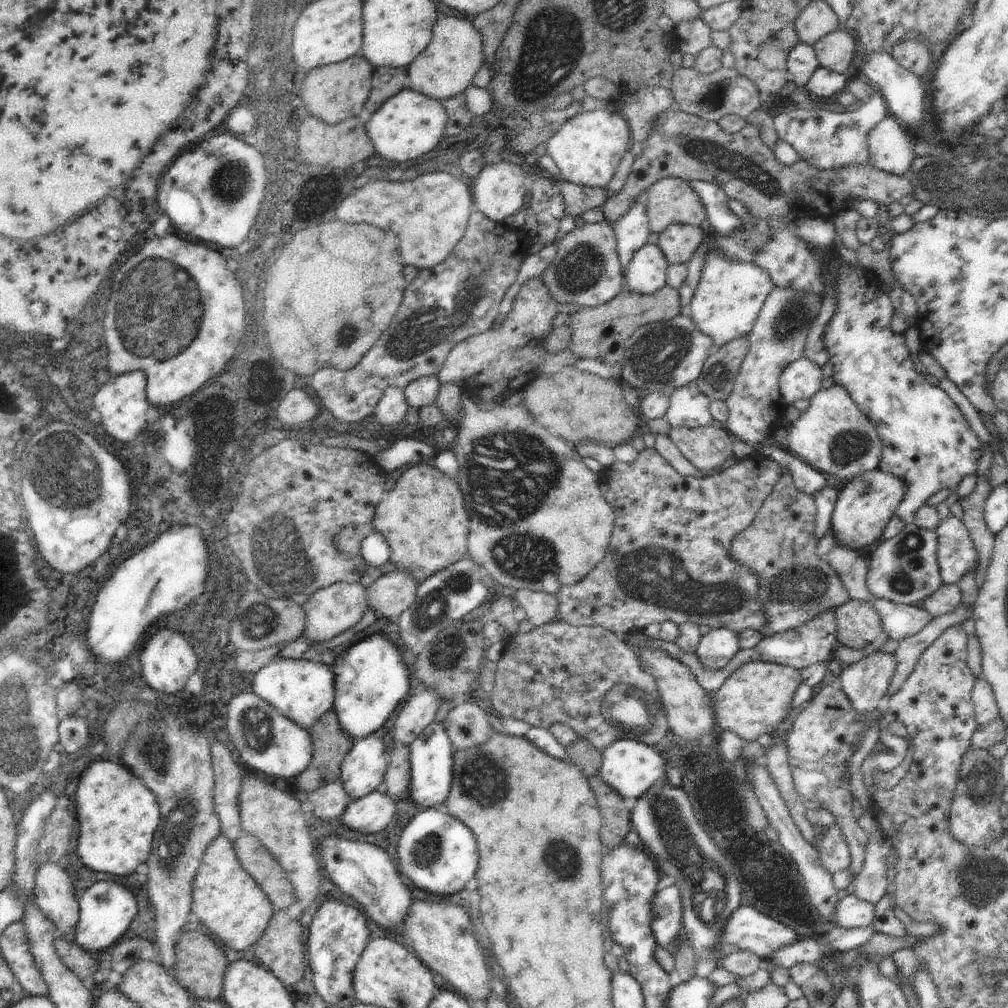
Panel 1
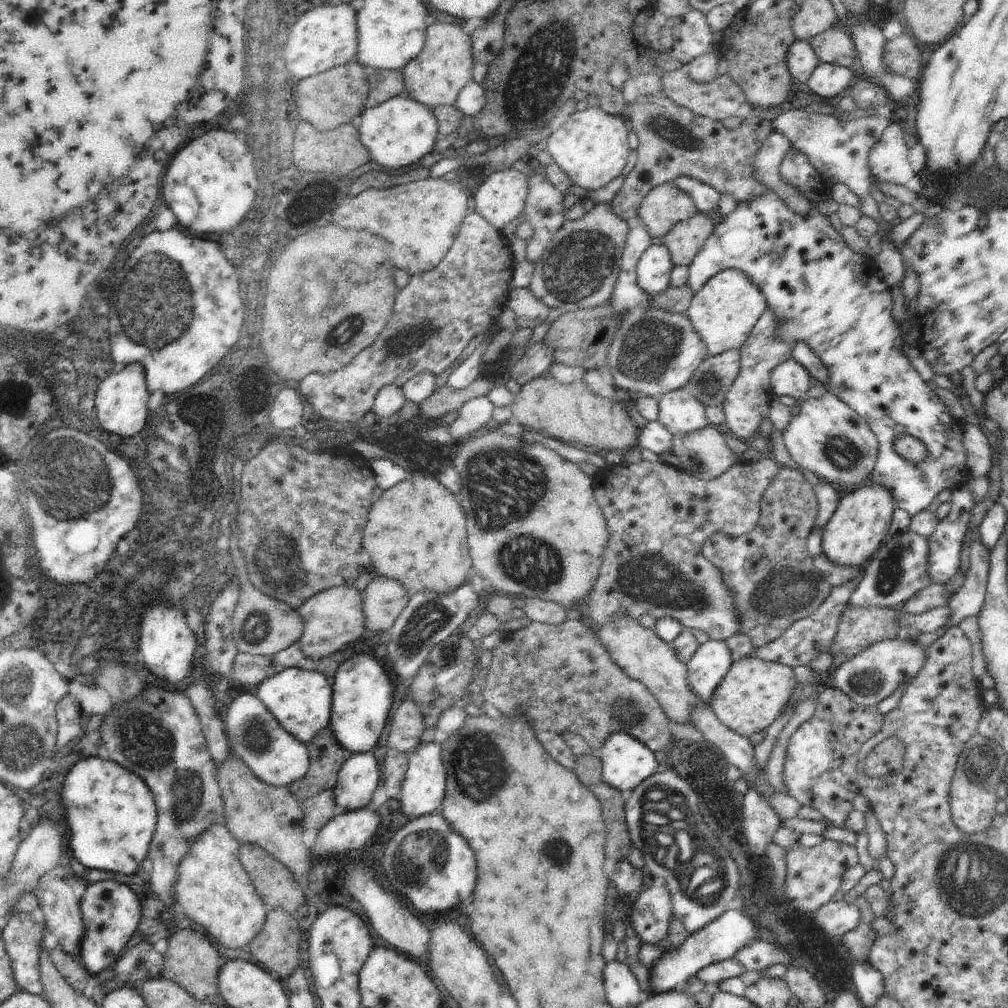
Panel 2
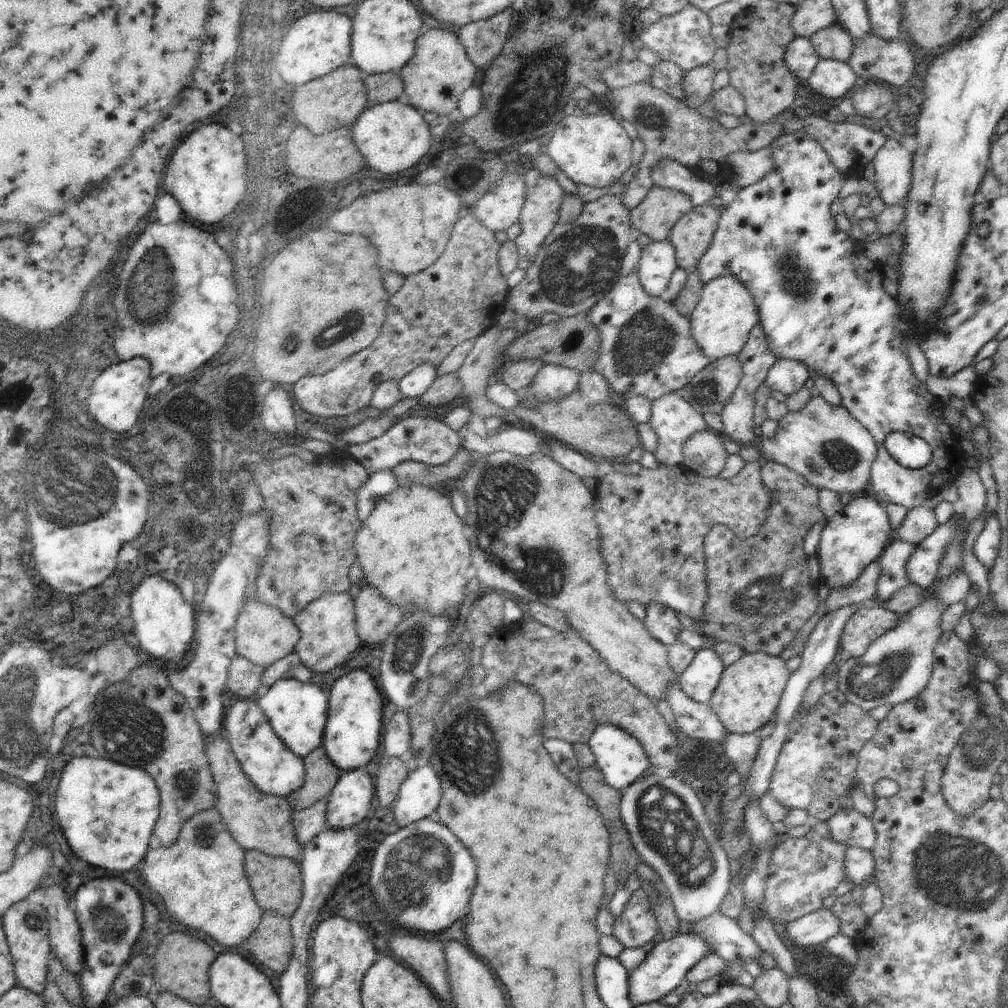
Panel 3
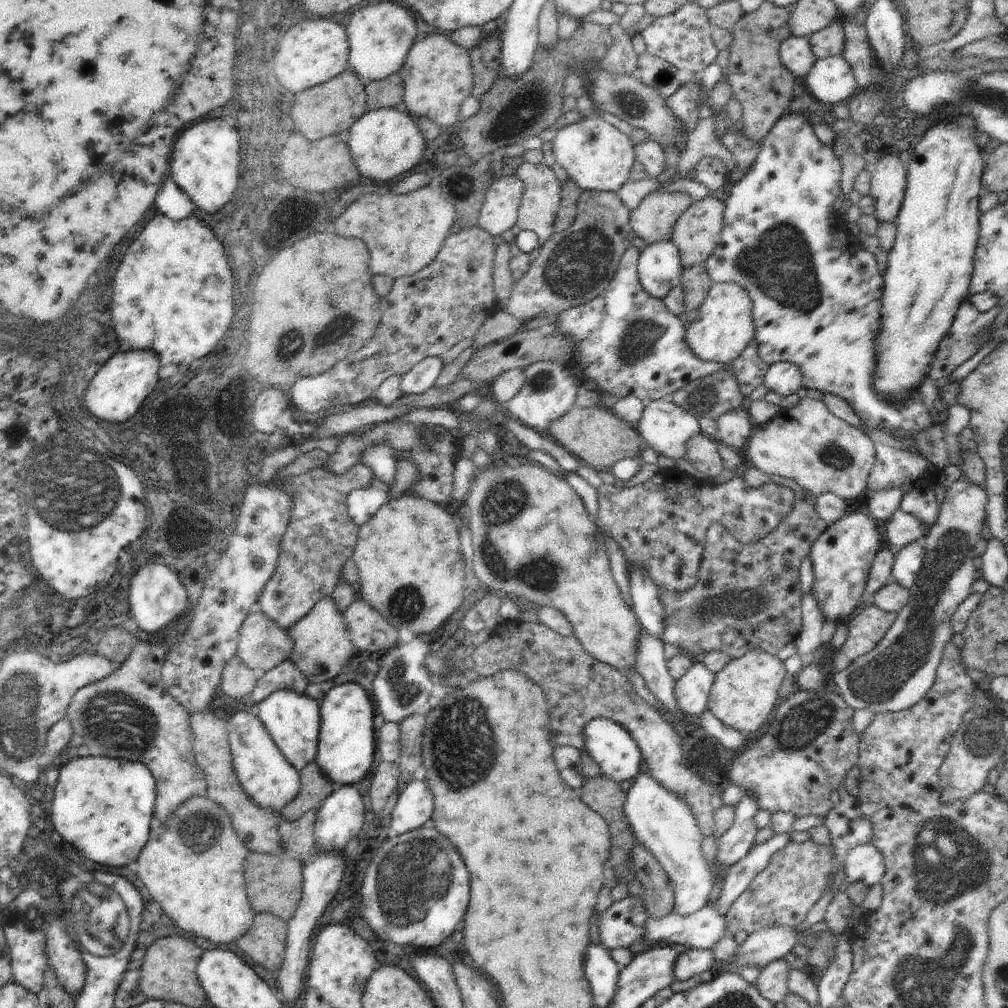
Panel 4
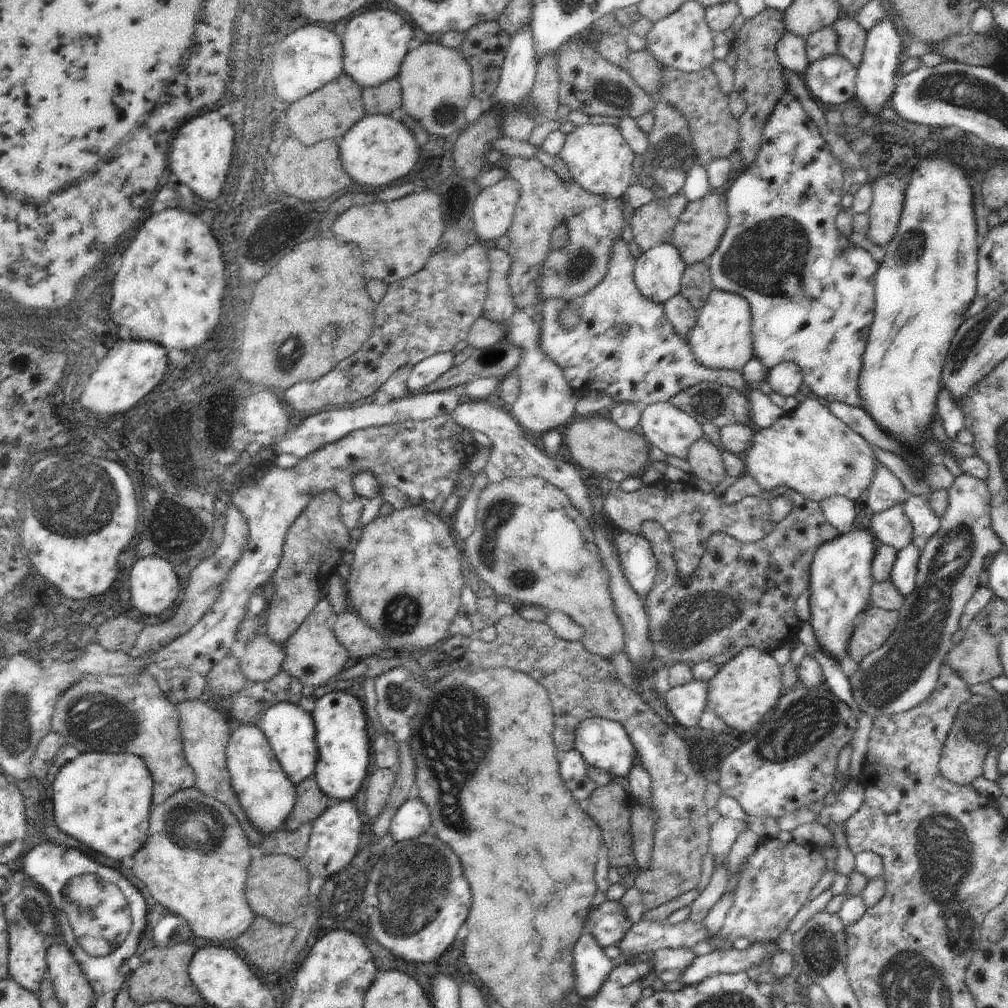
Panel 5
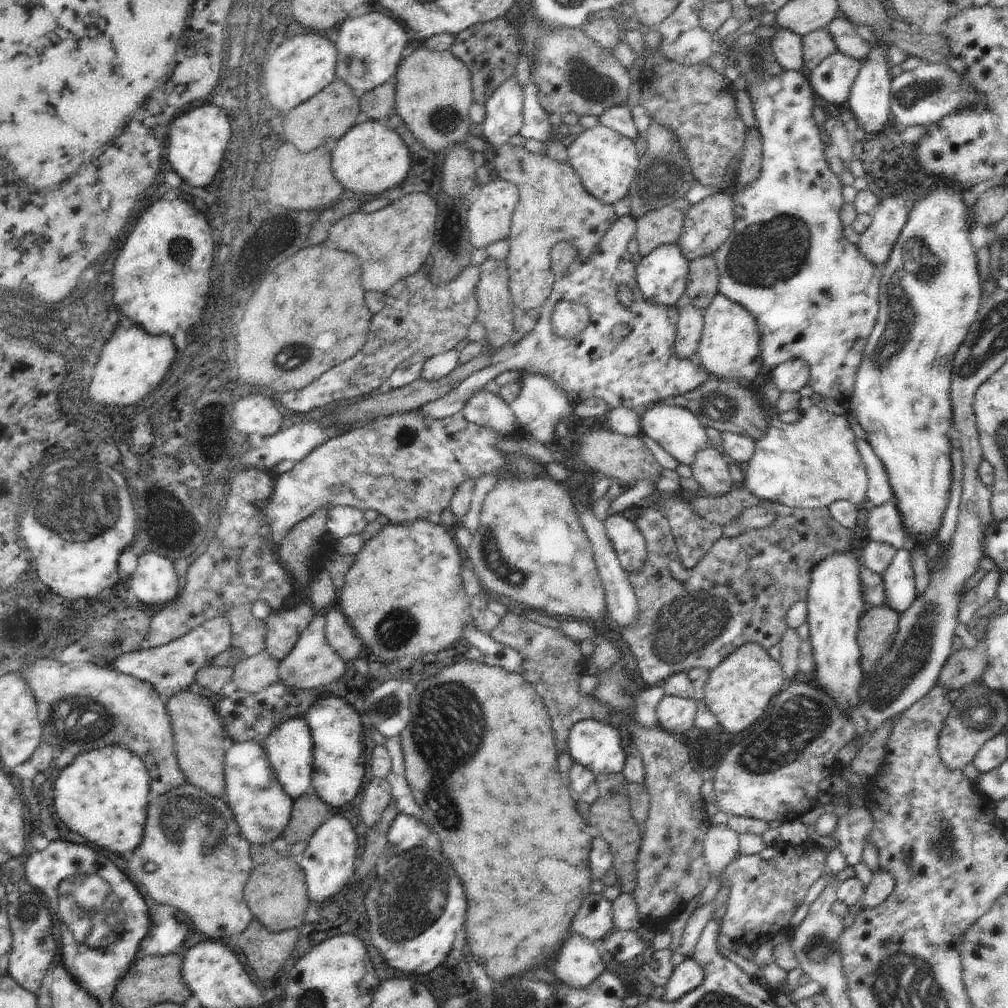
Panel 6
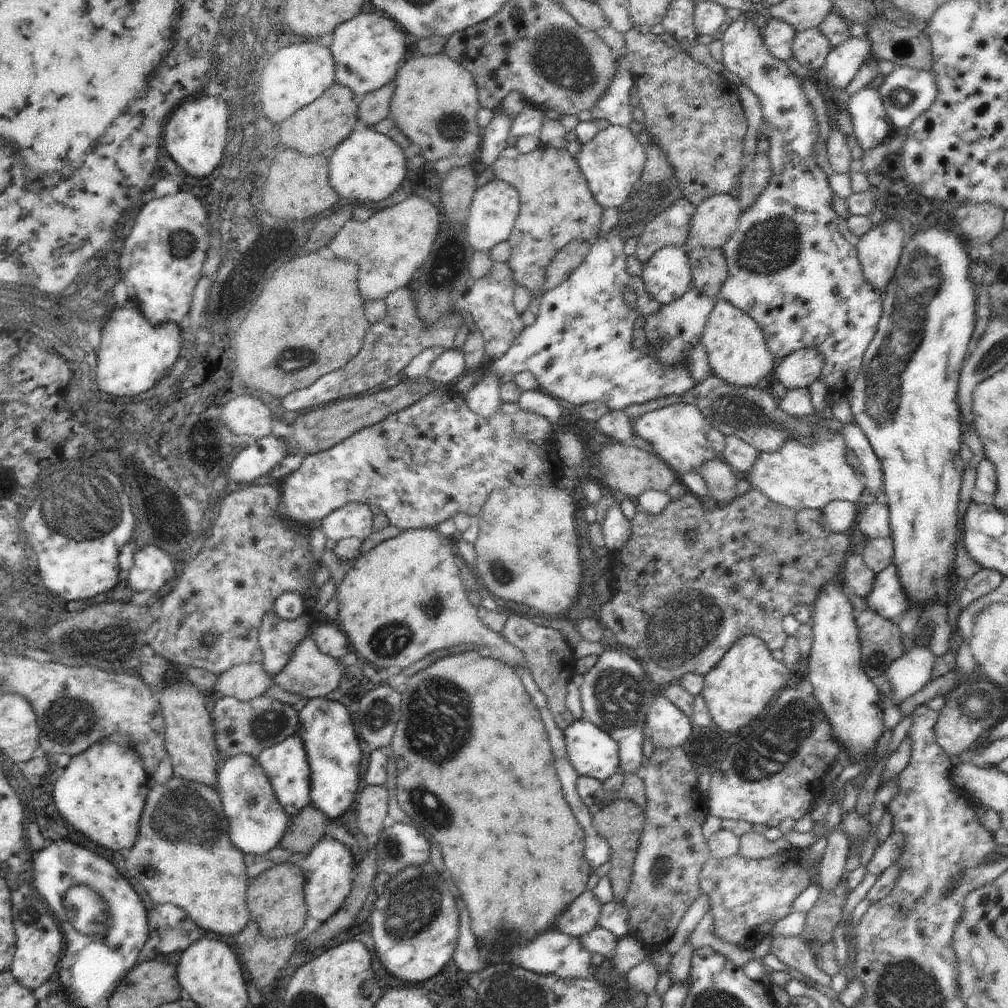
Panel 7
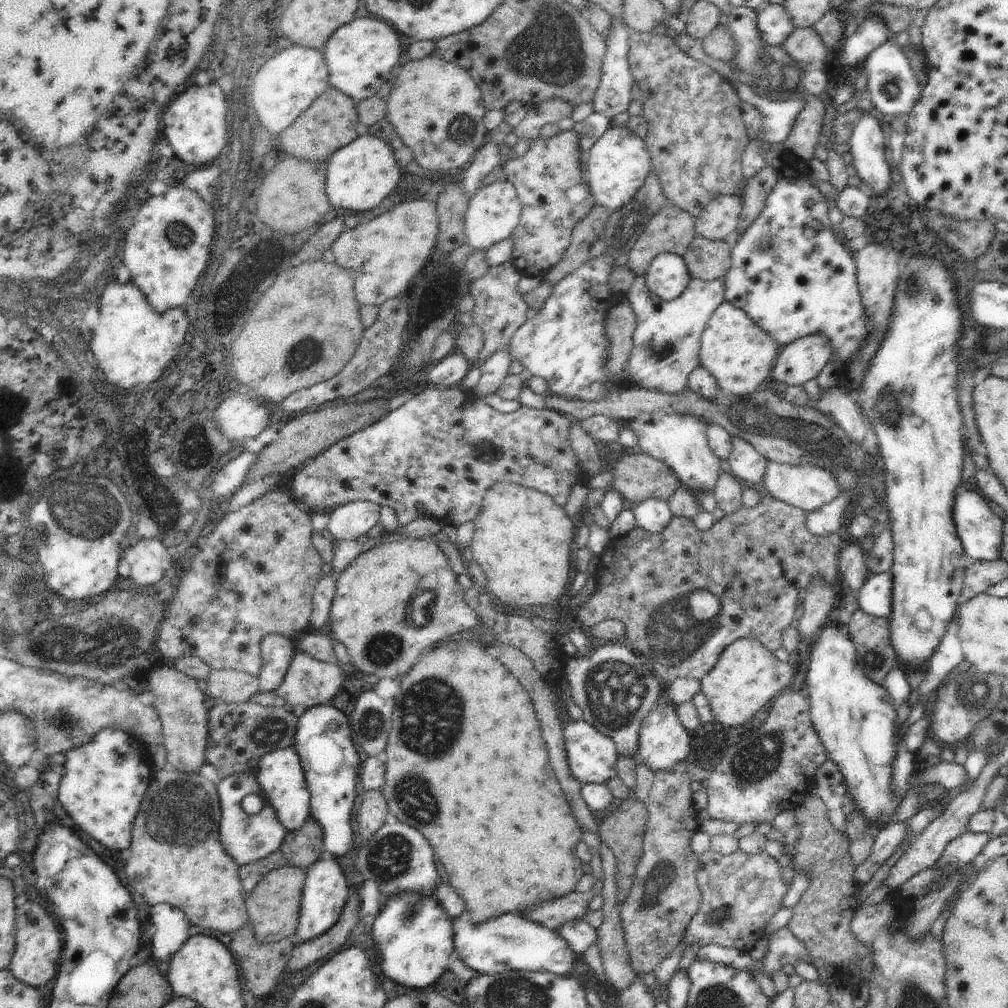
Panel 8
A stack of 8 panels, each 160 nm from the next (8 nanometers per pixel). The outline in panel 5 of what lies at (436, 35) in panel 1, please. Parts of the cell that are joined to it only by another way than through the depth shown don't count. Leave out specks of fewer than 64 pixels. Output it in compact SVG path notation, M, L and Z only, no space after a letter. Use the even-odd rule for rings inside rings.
M438 42L422 43L406 53L397 77L401 84L400 108L416 119L429 135L446 138L453 132L462 132L467 125L465 108L473 96L473 80L471 66L460 50Z

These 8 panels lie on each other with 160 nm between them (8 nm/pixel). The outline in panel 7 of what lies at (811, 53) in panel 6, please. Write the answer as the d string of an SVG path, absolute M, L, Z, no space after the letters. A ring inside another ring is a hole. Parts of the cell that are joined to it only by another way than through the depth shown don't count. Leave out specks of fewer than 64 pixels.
M817 28L797 32L792 43L793 57L812 74L824 66L832 49L828 38Z

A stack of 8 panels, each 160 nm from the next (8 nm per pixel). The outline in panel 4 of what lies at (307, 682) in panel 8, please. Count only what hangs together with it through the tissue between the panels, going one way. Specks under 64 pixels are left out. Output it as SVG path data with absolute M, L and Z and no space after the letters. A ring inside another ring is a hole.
M330 595L319 600L300 622L287 630L287 633L295 642L288 659L309 683L320 684L326 680L334 680L342 672L344 665L357 655L355 646L349 641L343 613L336 609L336 602Z

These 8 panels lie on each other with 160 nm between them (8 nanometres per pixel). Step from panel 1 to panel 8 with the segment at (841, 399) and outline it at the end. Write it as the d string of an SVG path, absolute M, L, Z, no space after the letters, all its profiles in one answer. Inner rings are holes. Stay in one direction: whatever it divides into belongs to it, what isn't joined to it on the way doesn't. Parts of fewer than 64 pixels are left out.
M768 461L761 489L779 501L809 513L832 502L841 492L837 480L827 470L811 464L794 466L774 461Z

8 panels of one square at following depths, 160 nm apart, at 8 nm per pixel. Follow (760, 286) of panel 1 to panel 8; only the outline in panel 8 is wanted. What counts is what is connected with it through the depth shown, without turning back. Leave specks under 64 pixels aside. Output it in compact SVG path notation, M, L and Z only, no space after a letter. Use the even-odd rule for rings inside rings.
M724 300L712 313L710 320L707 320L706 328L701 336L699 357L701 365L712 376L716 377L720 390L733 395L748 396L758 387L762 388L763 383L771 377L771 372L775 368L776 360L781 351L782 346L779 345L779 342L776 342L776 339L770 333L758 326L740 307Z

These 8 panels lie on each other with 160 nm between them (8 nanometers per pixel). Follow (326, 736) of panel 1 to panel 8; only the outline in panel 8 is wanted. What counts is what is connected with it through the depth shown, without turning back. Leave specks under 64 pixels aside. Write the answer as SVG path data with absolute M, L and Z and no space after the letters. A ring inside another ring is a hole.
M310 814L304 824L295 831L287 831L280 848L288 867L310 868L325 855L323 850L323 828Z

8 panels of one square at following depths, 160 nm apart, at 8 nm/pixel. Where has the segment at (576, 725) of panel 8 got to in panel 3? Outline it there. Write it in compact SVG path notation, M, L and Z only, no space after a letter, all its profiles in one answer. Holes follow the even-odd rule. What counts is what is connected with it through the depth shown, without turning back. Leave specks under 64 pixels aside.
M610 723L598 725L588 744L596 757L595 764L602 771L603 779L618 790L627 789L651 765L640 742L625 730Z

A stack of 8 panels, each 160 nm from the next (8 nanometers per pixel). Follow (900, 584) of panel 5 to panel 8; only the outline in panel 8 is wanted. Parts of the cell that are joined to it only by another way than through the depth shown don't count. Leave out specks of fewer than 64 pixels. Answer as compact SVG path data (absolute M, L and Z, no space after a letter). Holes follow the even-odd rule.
M891 571L875 574L856 592L859 608L866 614L889 618L892 610L893 576Z

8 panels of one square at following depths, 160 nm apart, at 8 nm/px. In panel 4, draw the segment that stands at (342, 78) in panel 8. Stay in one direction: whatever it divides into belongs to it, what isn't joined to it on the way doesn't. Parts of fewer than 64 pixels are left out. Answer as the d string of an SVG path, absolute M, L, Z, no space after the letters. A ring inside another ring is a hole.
M382 2L357 10L345 28L349 38L349 57L345 70L355 72L364 82L381 81L398 73L406 60L408 51L415 43L415 13L396 3Z

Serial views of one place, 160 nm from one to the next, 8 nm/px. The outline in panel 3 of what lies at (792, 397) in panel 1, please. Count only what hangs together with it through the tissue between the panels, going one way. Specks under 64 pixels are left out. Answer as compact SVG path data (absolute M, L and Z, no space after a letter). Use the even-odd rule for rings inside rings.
M778 359L768 370L765 383L771 391L786 396L798 392L809 378L807 366L796 359Z

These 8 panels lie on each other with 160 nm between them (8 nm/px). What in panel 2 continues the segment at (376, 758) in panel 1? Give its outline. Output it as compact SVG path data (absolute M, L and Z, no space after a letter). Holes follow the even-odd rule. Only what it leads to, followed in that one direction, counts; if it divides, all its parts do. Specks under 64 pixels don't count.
M372 751L346 756L333 786L335 816L368 807L374 790L381 782L378 762Z

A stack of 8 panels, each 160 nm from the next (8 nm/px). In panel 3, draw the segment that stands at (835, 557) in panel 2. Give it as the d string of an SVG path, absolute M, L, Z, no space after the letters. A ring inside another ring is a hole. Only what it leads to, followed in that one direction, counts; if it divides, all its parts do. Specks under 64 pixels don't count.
M868 492L856 496L836 512L823 528L816 554L823 584L830 591L852 586L864 569L884 552L893 538L893 530L883 503Z

